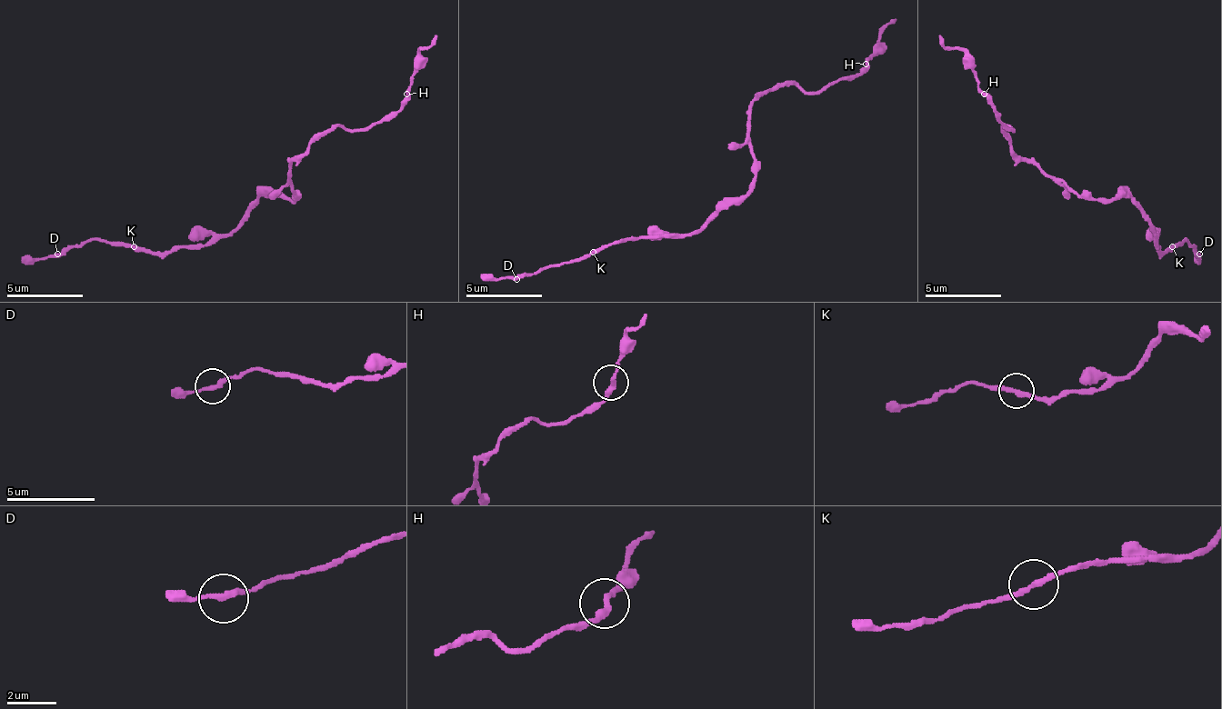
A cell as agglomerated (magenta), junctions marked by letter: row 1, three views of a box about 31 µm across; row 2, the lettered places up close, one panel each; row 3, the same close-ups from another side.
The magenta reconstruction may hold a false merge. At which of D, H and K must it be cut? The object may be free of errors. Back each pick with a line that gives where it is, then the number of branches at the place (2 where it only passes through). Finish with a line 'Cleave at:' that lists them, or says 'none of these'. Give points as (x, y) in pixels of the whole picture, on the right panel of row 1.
Cleave at: none of these

